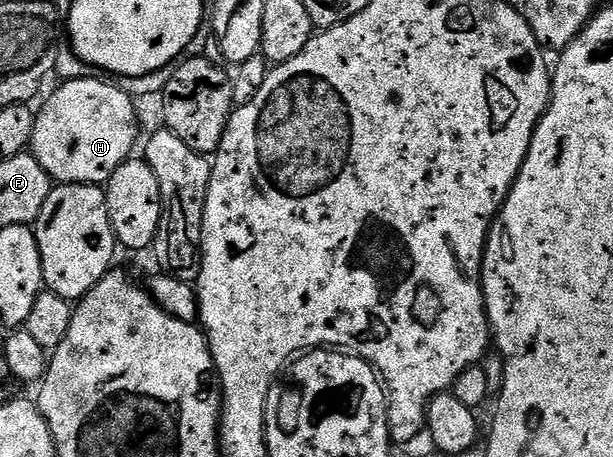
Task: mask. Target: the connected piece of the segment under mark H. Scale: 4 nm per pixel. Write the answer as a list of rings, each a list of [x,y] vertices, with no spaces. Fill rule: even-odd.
[[[91,77],[61,82],[61,87],[36,111],[36,124],[30,144],[31,154],[57,184],[107,184],[108,178],[133,154],[138,136],[136,105],[123,86],[115,87],[107,78]]]

